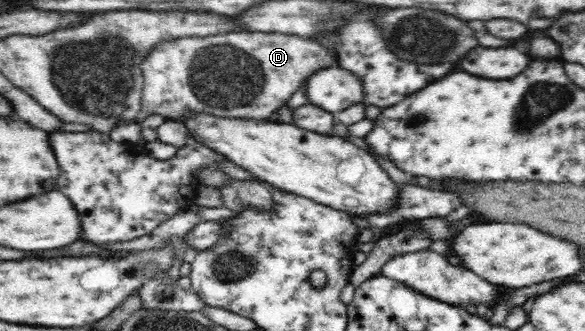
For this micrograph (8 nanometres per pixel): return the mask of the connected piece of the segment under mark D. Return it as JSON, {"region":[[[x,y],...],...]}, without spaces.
{"region":[[[239,32],[157,43],[141,62],[144,87],[138,119],[149,114],[183,121],[195,112],[264,120],[281,108],[313,72],[337,66],[336,55],[313,38]]]}

